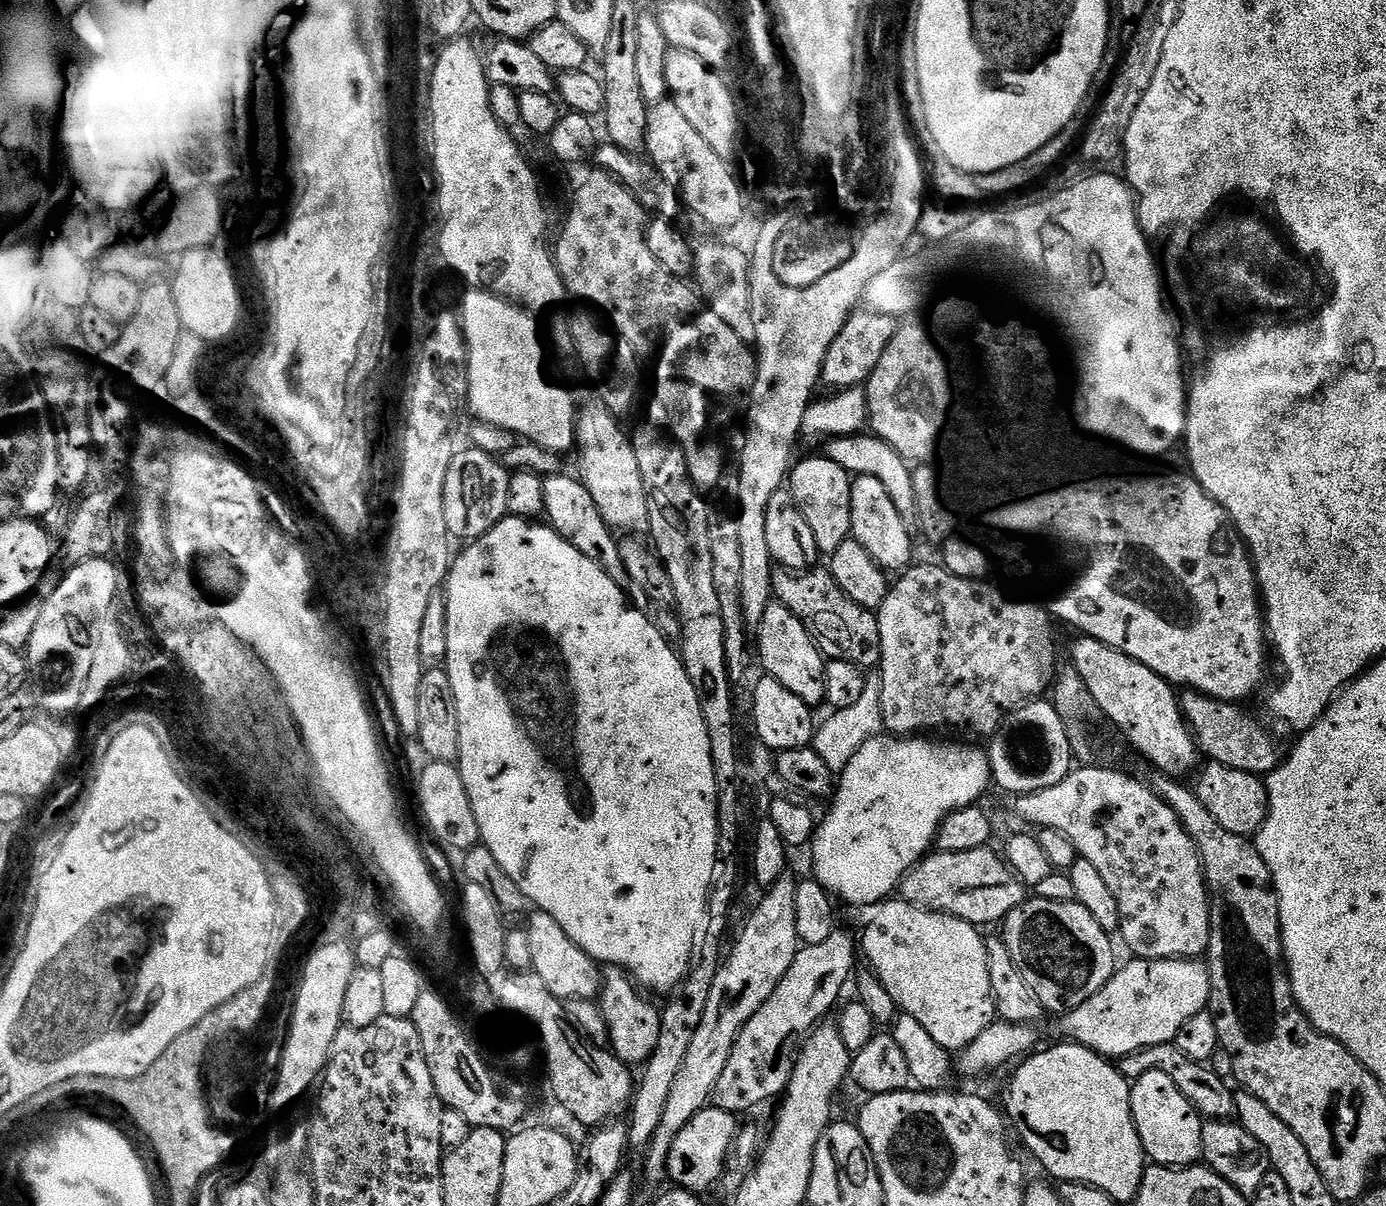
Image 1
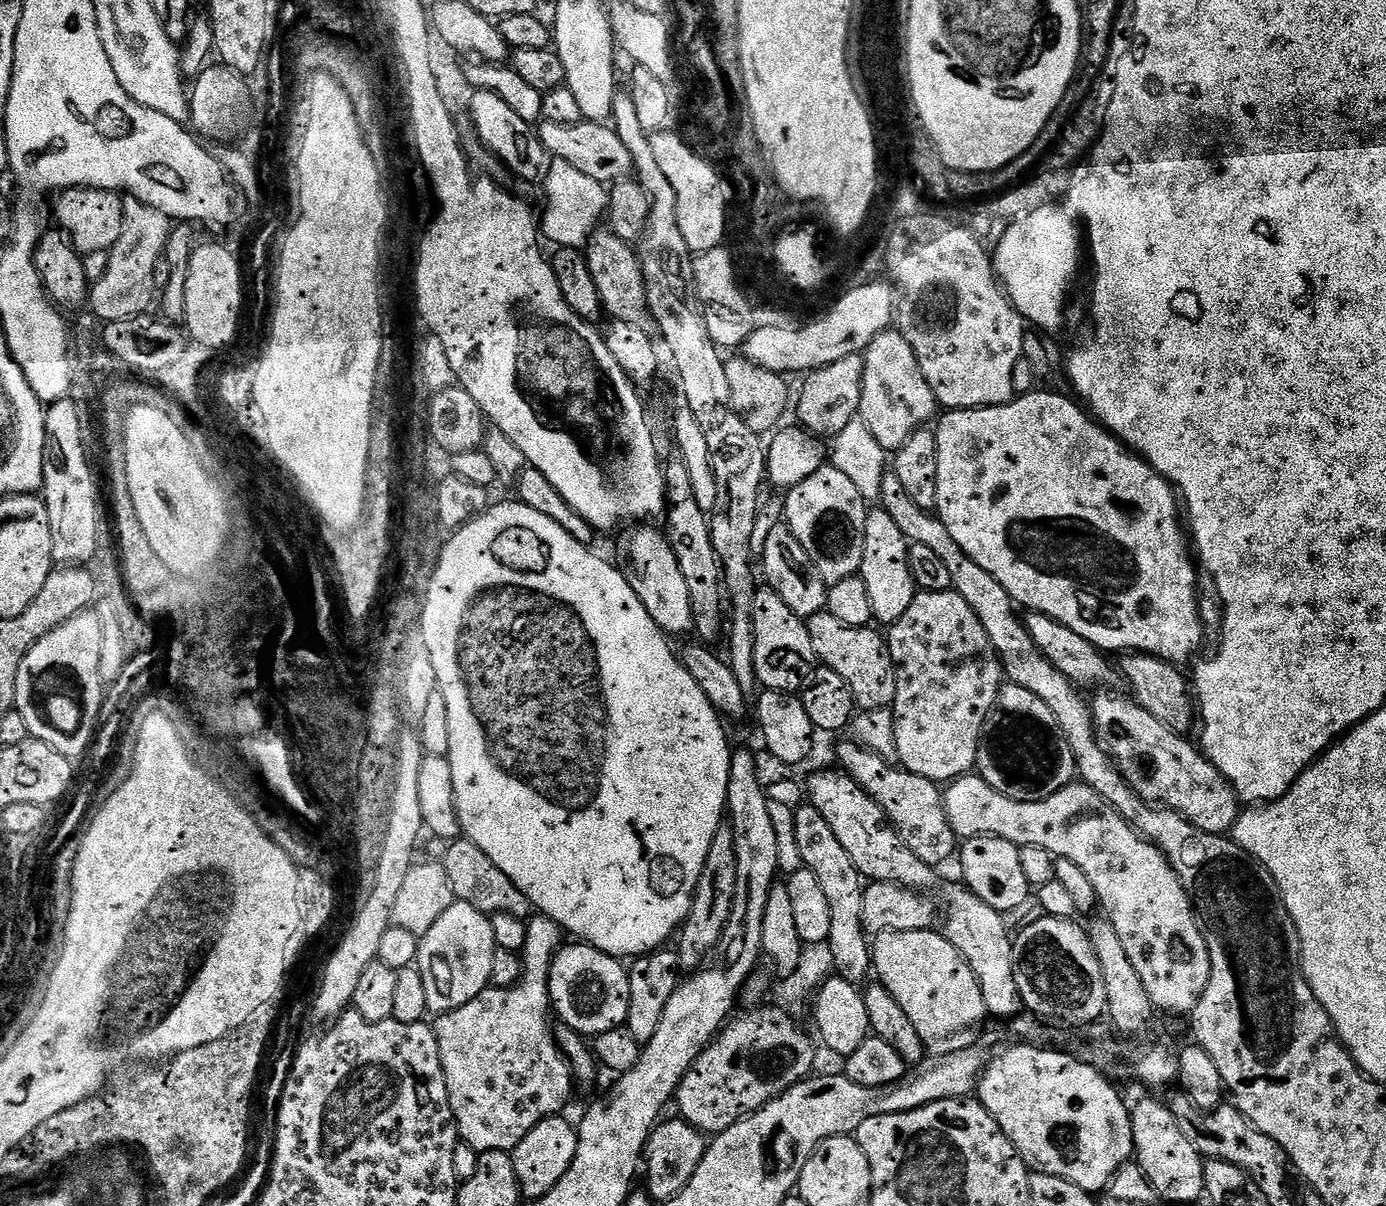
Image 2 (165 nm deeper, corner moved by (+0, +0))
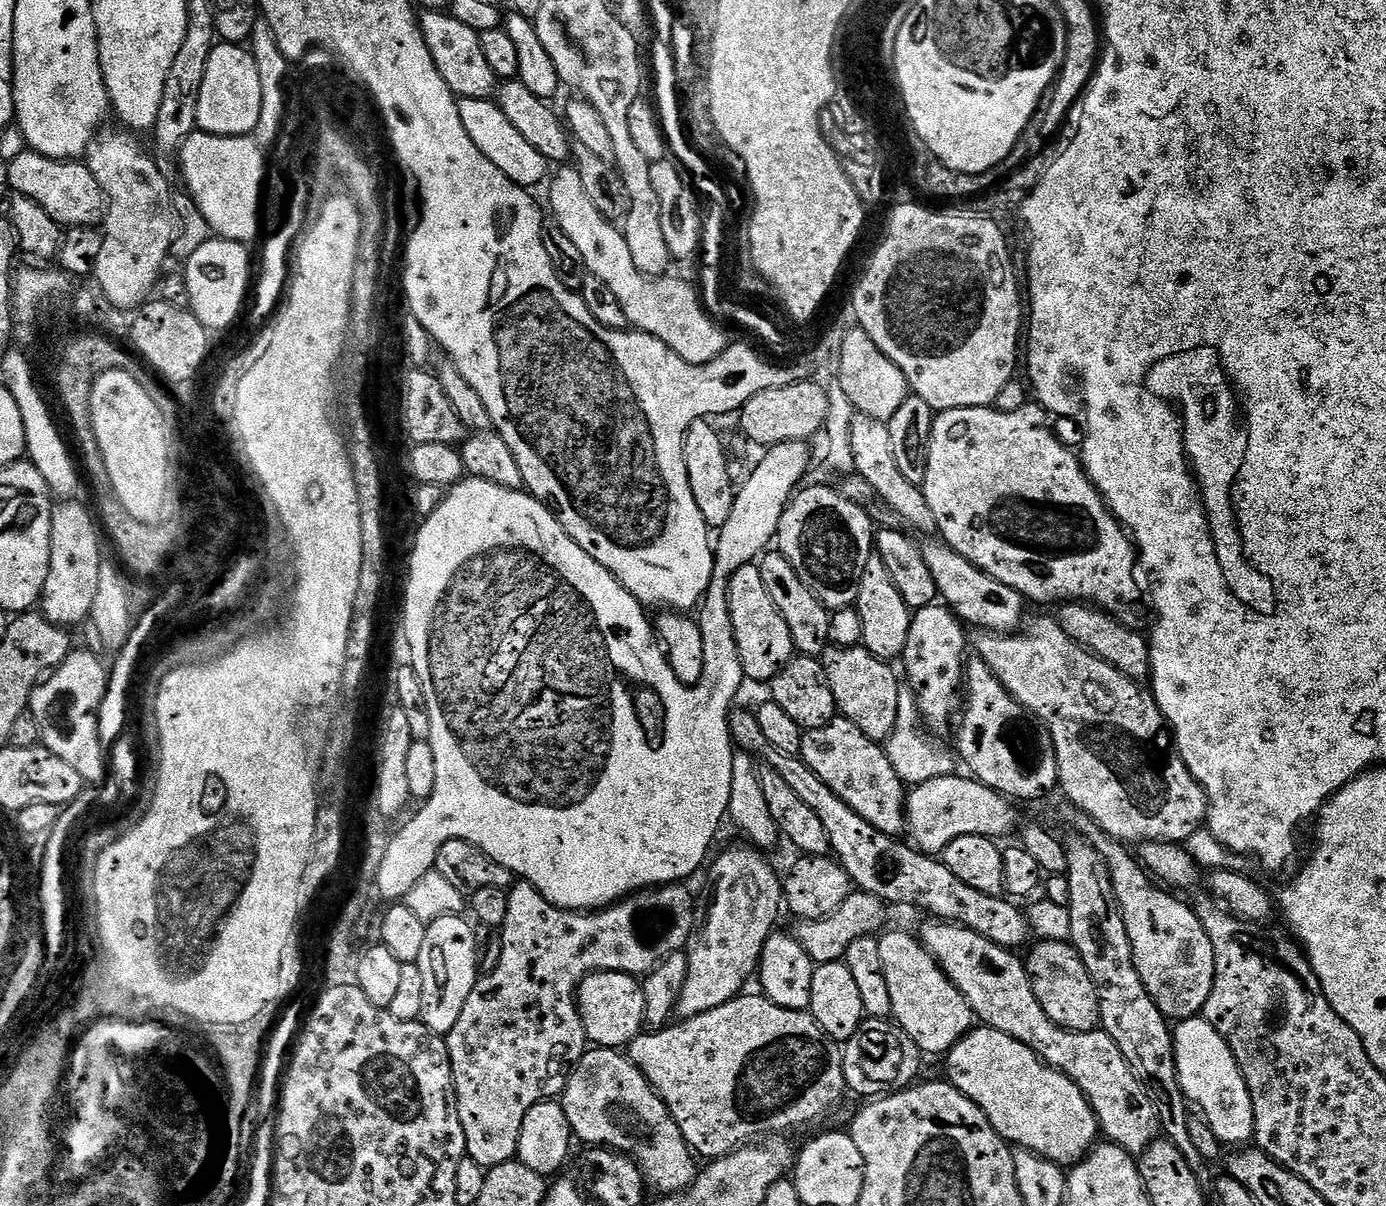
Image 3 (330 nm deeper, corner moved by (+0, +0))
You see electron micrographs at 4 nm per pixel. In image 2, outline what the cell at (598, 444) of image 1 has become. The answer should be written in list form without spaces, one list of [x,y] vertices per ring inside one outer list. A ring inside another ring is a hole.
[[[628,526],[619,533],[620,541],[616,544],[614,563],[621,574],[630,582],[630,590],[638,594],[638,602],[646,606],[646,614],[654,618],[657,628],[661,628],[669,637],[675,638],[683,632],[691,633],[692,607],[690,606],[690,589],[686,587],[686,578],[667,535],[652,526]]]

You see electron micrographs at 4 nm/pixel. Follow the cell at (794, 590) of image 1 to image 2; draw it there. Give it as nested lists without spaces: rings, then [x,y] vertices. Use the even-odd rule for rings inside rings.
[[[826,610],[817,616],[807,617],[810,642],[814,642],[817,661],[823,667],[834,670],[846,678],[857,709],[869,712],[879,708],[891,708],[896,693],[896,667],[888,649],[887,639],[875,632],[875,627],[855,628],[838,622]]]

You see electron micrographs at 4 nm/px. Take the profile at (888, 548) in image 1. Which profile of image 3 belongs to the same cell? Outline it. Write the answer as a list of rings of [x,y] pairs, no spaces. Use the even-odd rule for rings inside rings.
[[[873,555],[866,562],[866,570],[862,570],[862,582],[858,586],[858,598],[855,609],[862,618],[862,644],[870,650],[870,654],[879,660],[889,662],[903,657],[908,631],[912,625],[913,609],[898,594],[898,586],[894,586],[894,578],[890,578],[890,570],[886,570],[886,562]]]

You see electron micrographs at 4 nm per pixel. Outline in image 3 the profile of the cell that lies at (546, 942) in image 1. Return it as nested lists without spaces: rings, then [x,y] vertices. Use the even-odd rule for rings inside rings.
[[[592,972],[576,991],[576,1009],[580,1012],[589,1045],[597,1048],[627,1049],[635,1036],[645,1031],[646,998],[644,985],[625,972]]]

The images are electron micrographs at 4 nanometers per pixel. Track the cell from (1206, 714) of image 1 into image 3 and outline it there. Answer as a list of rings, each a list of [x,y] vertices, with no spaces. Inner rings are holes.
[[[1064,602],[1055,609],[1054,619],[1060,623],[1064,633],[1075,644],[1092,652],[1102,662],[1114,666],[1114,670],[1126,674],[1126,678],[1137,682],[1144,682],[1147,676],[1149,679],[1152,672],[1152,667],[1148,661],[1149,641],[1147,639],[1144,641],[1139,636],[1141,633],[1137,629],[1127,628],[1112,613],[1088,602]]]

